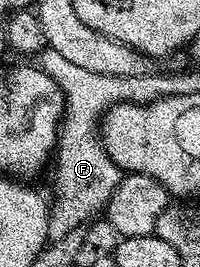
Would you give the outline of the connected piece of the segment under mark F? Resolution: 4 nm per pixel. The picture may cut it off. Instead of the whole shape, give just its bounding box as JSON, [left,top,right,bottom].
[38,47,164,241]

